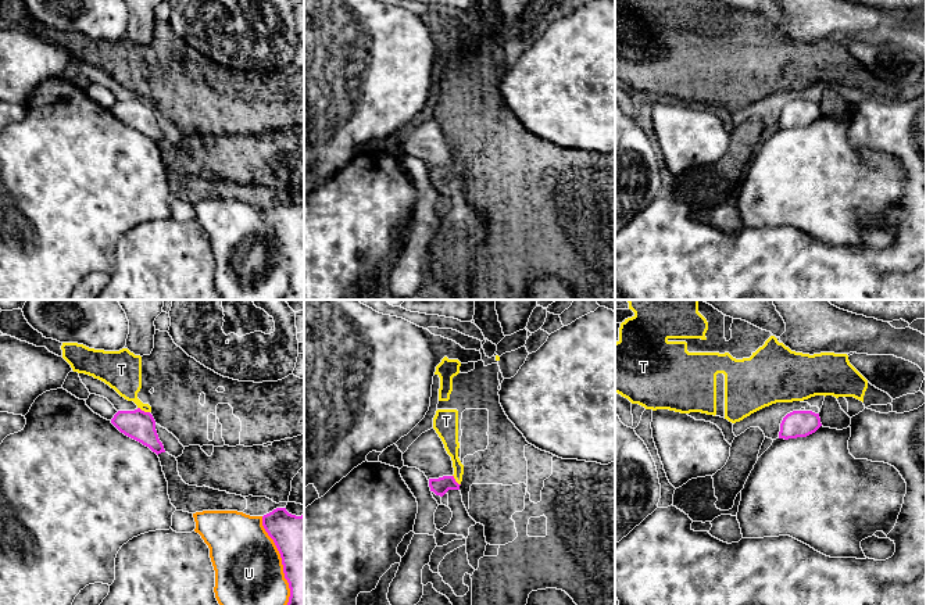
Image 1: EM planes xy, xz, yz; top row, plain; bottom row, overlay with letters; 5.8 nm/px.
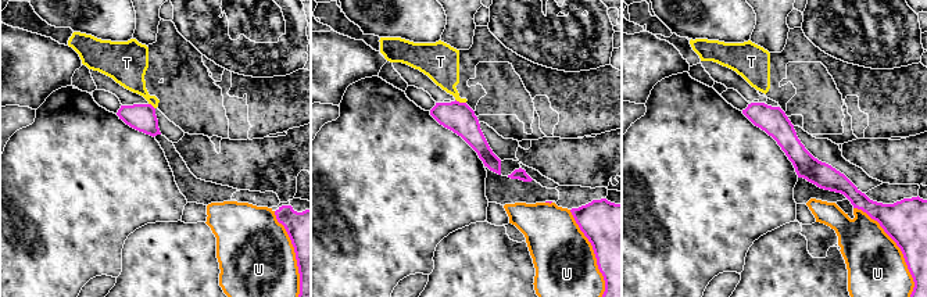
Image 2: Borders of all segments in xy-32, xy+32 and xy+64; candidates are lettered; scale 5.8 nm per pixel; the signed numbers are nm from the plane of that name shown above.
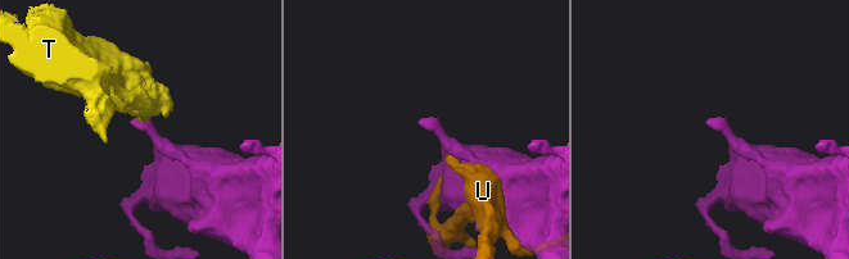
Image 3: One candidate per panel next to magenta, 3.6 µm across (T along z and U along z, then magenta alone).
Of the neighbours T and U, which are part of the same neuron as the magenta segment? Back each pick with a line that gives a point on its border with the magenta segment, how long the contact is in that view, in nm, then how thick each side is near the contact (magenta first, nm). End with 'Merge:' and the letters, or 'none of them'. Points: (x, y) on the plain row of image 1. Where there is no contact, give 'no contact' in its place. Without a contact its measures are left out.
Merge: none of them

